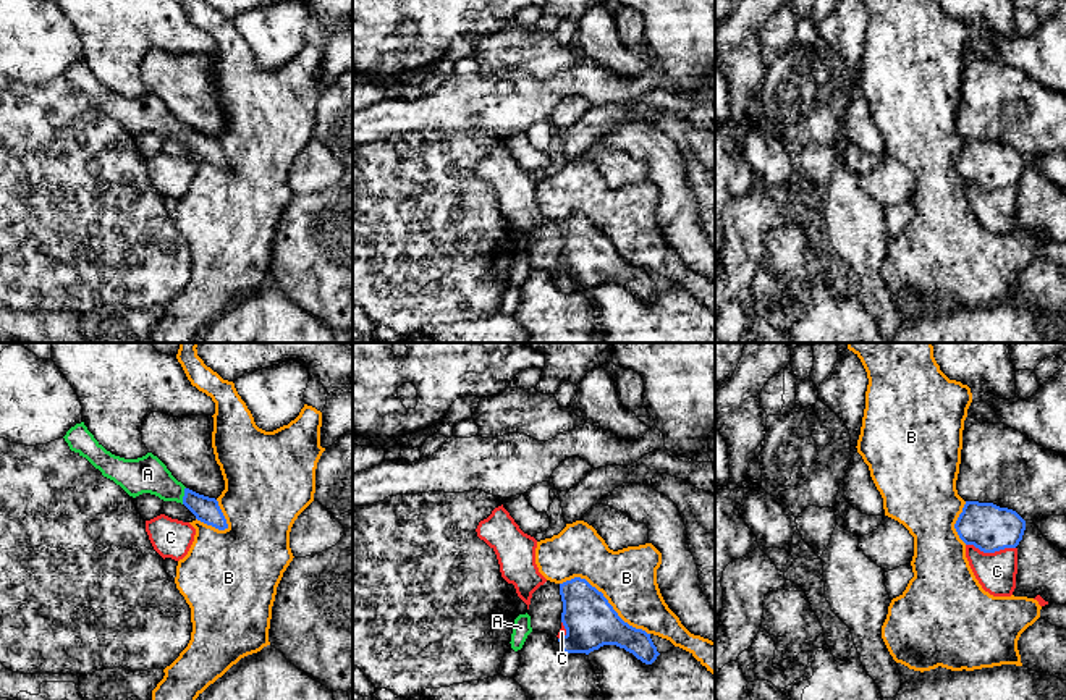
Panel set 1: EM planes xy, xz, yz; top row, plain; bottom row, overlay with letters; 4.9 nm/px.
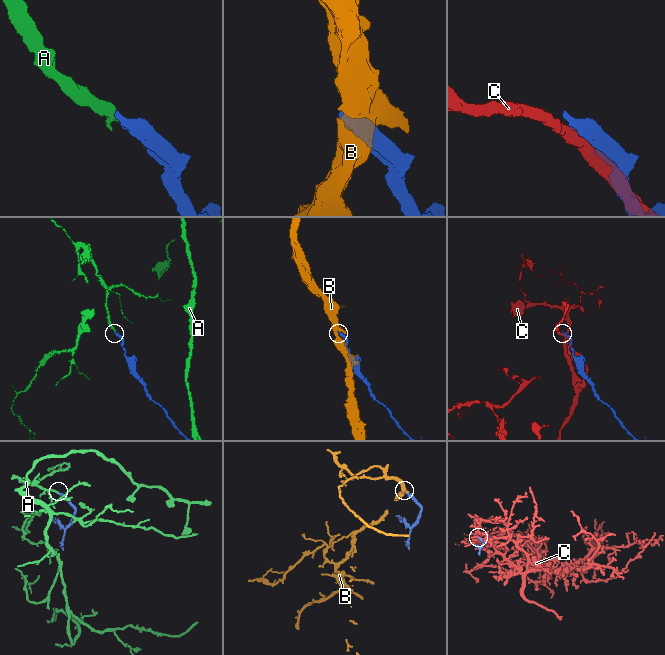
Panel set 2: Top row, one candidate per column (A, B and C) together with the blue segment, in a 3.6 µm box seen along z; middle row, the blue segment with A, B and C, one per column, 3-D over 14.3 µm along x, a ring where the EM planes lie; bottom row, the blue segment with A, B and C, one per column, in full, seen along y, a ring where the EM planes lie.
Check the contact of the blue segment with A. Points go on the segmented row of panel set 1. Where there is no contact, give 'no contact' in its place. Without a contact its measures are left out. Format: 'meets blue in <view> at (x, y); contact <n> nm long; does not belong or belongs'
meets blue in xy at (185, 495); contact 90 nm long; belongs

